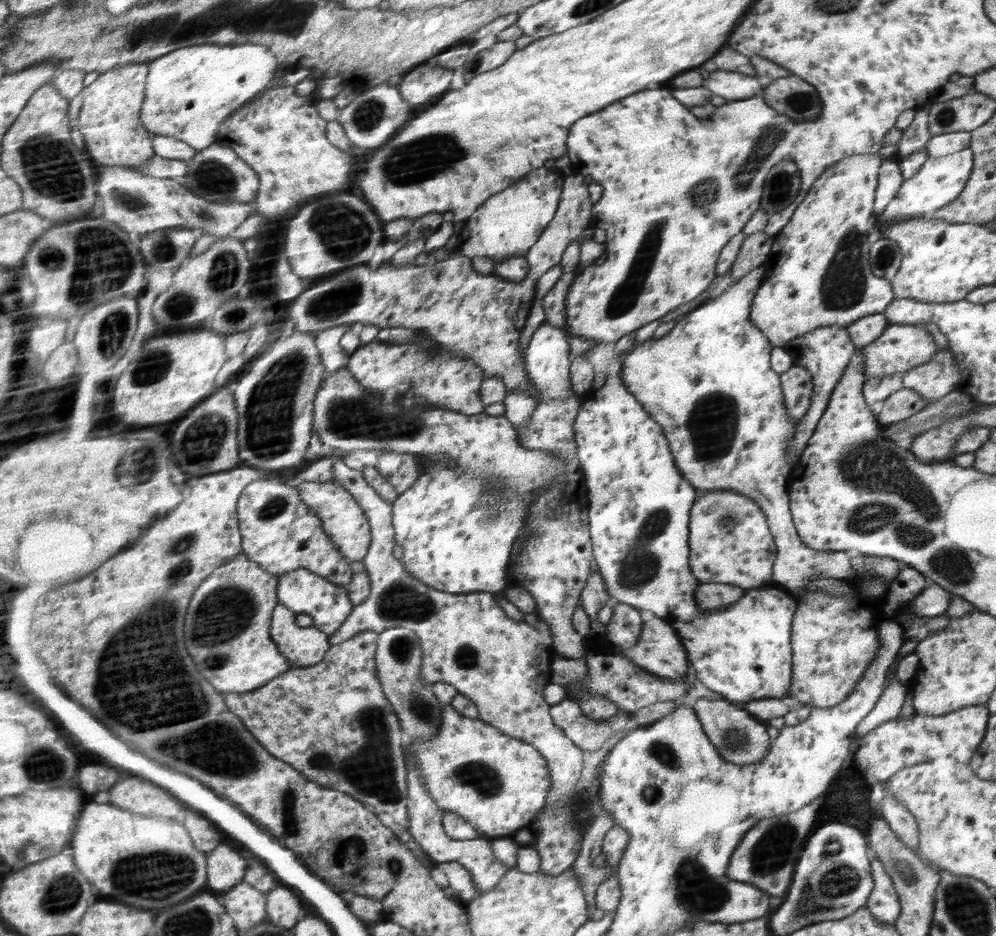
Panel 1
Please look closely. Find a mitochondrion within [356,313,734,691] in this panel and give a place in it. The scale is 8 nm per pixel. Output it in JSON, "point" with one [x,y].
{"point":[640,566]}

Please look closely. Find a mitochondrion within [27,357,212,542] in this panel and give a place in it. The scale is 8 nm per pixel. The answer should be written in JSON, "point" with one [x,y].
{"point":[126,473]}

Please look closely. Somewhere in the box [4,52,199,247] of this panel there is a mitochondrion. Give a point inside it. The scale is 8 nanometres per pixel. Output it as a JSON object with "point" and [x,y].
{"point":[50,165]}

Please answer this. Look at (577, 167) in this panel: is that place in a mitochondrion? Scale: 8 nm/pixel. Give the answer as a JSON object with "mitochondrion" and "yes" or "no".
{"mitochondrion":"no"}

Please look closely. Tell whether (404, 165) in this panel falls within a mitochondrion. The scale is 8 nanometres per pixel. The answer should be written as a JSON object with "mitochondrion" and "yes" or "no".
{"mitochondrion":"yes"}

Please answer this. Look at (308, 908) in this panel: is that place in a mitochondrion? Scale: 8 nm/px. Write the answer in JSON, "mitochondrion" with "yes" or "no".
{"mitochondrion":"no"}

